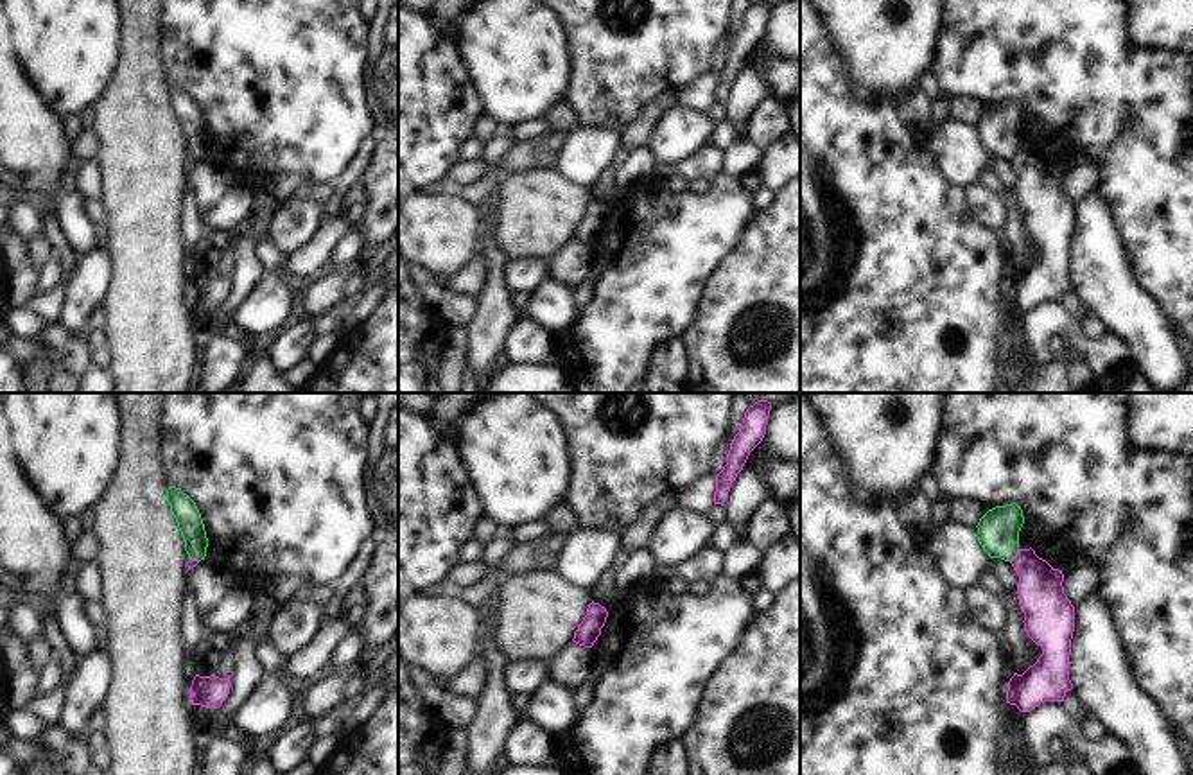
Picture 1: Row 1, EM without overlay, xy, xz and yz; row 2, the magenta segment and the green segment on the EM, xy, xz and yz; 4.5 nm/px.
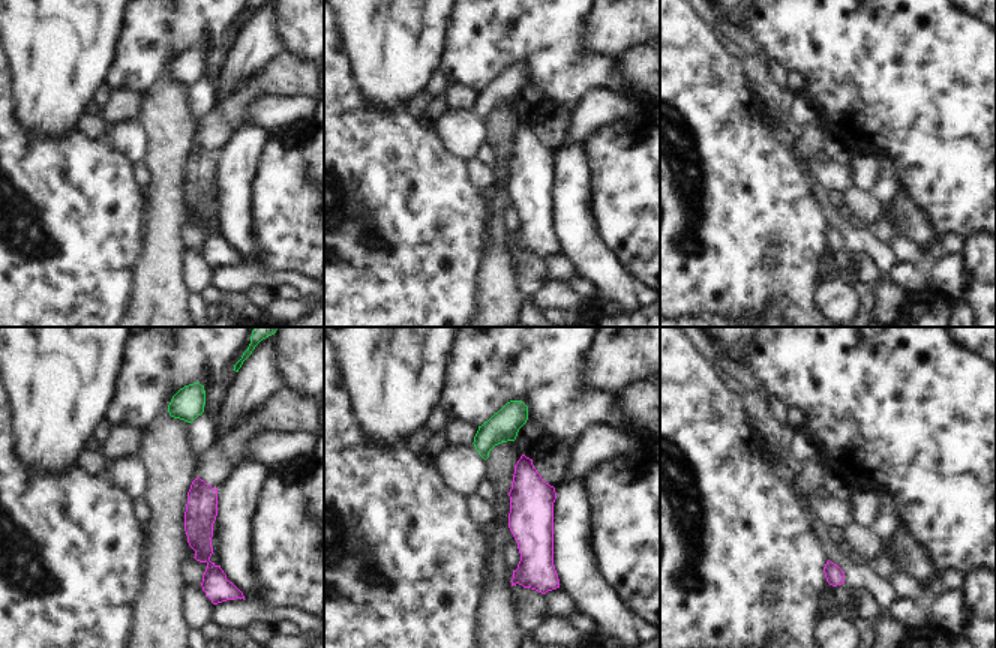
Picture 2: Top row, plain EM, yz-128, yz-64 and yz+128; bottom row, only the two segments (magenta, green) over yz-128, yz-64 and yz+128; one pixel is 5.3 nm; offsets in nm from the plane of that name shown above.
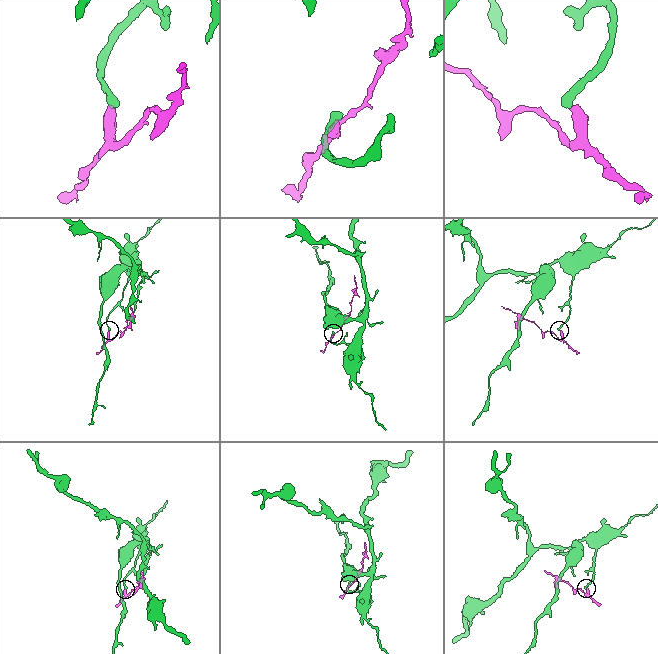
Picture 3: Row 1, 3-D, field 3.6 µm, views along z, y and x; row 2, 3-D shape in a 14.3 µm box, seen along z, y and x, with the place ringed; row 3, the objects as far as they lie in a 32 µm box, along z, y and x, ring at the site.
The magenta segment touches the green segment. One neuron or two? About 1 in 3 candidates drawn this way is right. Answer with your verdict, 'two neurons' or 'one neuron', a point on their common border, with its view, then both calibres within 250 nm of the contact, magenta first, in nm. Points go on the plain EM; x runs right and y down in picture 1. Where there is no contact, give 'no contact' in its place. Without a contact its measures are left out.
two neurons; contact yz (1016, 155); calibres 200 and 190 nm

